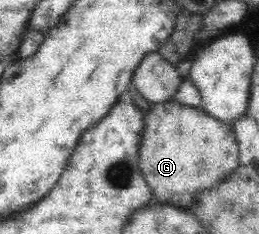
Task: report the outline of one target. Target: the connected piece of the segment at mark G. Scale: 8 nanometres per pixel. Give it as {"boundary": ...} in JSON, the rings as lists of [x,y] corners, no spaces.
{"boundary":[[[173,99],[151,105],[151,110],[145,114],[138,154],[138,167],[151,188],[154,201],[177,209],[190,209],[191,203],[194,203],[194,196],[199,194],[199,191],[211,190],[221,185],[239,165],[239,148],[232,127],[207,116],[203,108],[186,107]]]}

